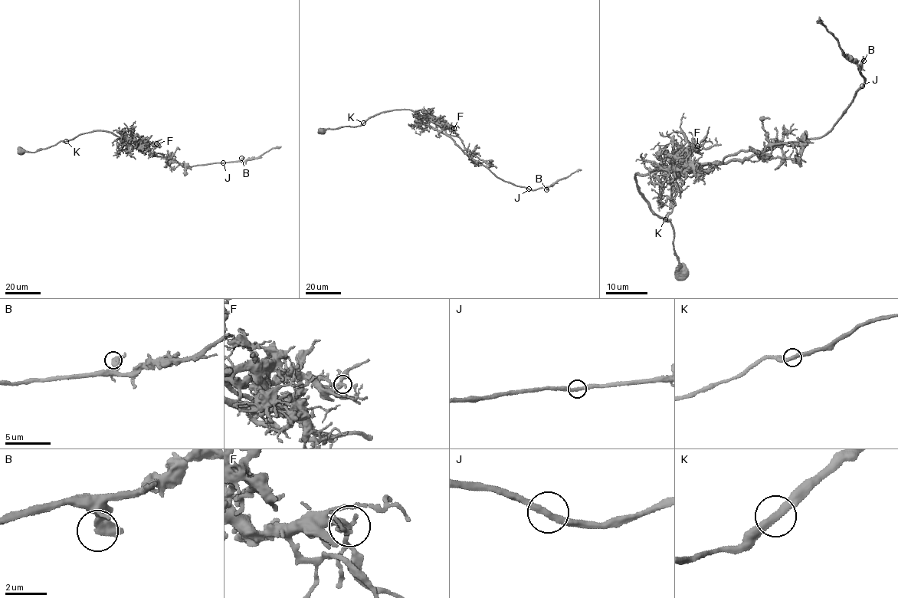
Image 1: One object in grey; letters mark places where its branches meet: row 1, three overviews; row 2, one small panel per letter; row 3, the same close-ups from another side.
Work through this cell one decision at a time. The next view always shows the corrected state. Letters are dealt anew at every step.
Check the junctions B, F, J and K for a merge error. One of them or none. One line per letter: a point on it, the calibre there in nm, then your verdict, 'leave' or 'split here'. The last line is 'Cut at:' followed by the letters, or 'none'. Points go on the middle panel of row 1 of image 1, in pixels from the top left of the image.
B: at (546, 189); 320 nm thick; leave
F: at (453, 128); 280 nm thick; leave
J: at (529, 188); 280 nm thick; leave
K: at (363, 123); 300 nm thick; split here
Cut at: K

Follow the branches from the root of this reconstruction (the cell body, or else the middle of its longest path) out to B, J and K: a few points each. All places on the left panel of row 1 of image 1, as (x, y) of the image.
B: (21, 151), (34, 152), (82, 133), (100, 130), (113, 132), (153, 154), (188, 167), (236, 162), (241, 158)
J: (21, 151), (34, 152), (82, 133), (106, 131), (188, 167), (223, 162)
K: (21, 151), (34, 152), (66, 141)

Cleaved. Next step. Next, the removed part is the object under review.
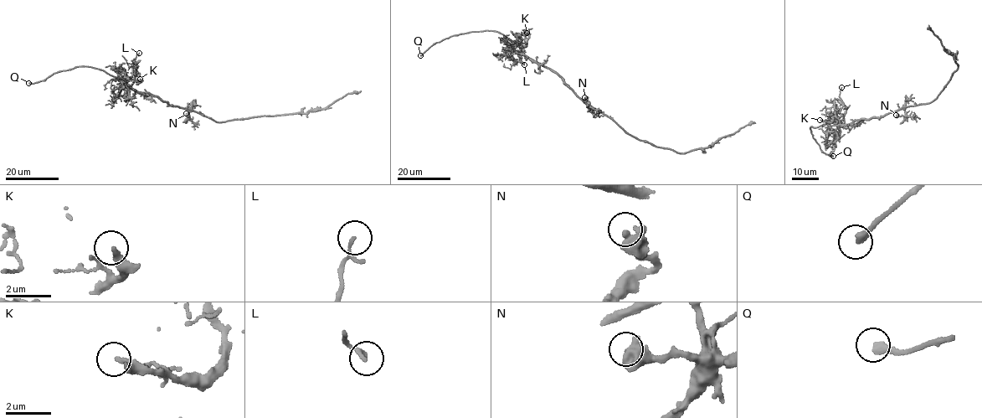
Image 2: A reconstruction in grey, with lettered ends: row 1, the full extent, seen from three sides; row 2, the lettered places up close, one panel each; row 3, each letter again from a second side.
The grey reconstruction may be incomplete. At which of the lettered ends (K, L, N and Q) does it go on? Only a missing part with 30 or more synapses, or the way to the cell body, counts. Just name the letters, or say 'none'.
Q

